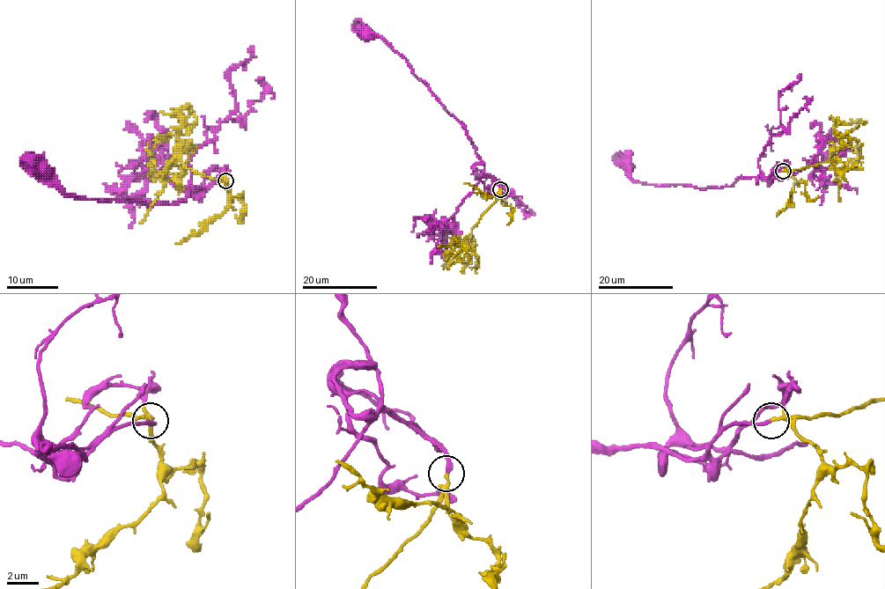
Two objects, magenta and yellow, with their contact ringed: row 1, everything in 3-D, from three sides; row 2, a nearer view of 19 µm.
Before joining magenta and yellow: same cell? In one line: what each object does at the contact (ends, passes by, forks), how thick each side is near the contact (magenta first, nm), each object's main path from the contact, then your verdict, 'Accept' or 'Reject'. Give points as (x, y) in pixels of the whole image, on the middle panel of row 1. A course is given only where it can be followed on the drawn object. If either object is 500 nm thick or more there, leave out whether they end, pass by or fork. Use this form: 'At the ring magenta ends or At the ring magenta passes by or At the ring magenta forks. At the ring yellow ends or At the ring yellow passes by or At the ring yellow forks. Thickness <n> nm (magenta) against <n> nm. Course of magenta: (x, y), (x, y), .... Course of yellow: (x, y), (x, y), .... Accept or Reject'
At the ring magenta passes by. At the ring yellow passes by. Thickness 190 nm (magenta) against 140 nm. Course of magenta: (499, 189), (499, 186), (484, 173), (464, 127), (414, 73), (409, 63), (381, 37), (369, 35). Course of yellow: (499, 189), (497, 199), (482, 214), (466, 238), (465, 246), (468, 240), (464, 243), (463, 268), (460, 271). Accept

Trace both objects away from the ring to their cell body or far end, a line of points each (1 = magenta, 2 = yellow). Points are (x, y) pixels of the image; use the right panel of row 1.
1: (783, 171), (773, 172), (766, 180), (740, 177), (731, 186), (702, 188), (635, 182), (629, 163)
2: (783, 171), (817, 165), (829, 158), (840, 146), (840, 139), (834, 130), (837, 122), (862, 122), (865, 125)

